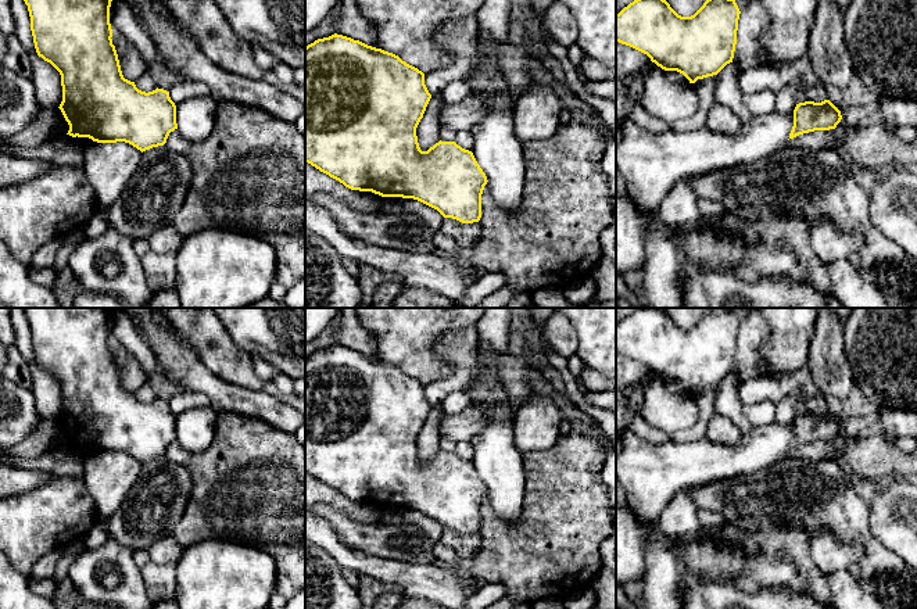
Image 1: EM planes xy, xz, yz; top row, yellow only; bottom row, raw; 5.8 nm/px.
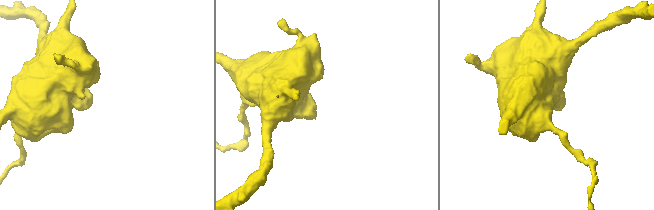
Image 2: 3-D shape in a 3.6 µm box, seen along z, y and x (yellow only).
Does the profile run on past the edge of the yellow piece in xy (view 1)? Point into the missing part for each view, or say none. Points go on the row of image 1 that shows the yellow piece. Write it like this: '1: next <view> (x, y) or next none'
1: next none

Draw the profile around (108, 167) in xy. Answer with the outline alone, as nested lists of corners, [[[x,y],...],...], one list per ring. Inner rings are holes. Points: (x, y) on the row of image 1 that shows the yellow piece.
[[[125,141],[83,146],[83,171],[100,207],[118,200],[125,185],[140,165],[142,151]]]

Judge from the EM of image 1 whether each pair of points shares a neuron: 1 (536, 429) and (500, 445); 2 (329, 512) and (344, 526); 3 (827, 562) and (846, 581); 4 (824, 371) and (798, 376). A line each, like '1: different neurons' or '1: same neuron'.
1: different neurons
2: same neuron
3: different neurons
4: different neurons

